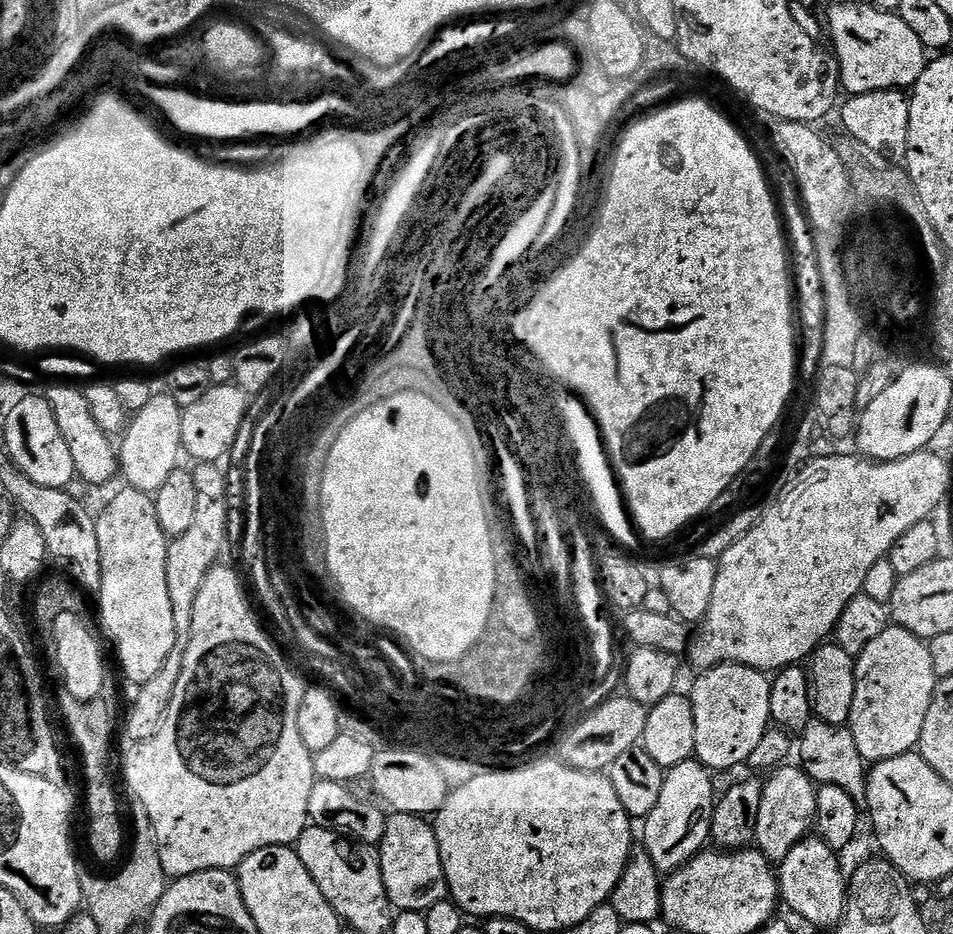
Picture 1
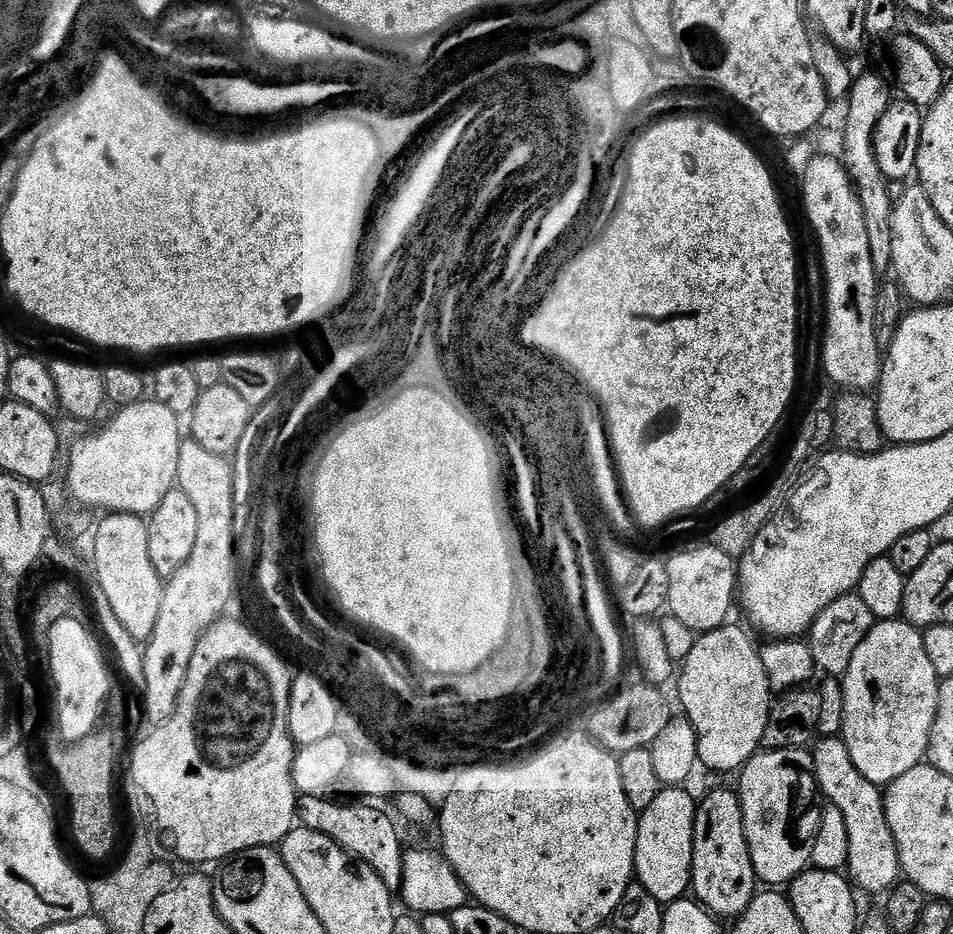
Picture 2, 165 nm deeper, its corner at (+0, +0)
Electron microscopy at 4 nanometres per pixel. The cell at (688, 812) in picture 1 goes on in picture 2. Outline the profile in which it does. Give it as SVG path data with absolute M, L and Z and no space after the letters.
M680 786L661 787L658 798L654 798L654 802L650 802L650 806L639 813L635 879L665 906L685 899L692 883L698 800L684 790Z

